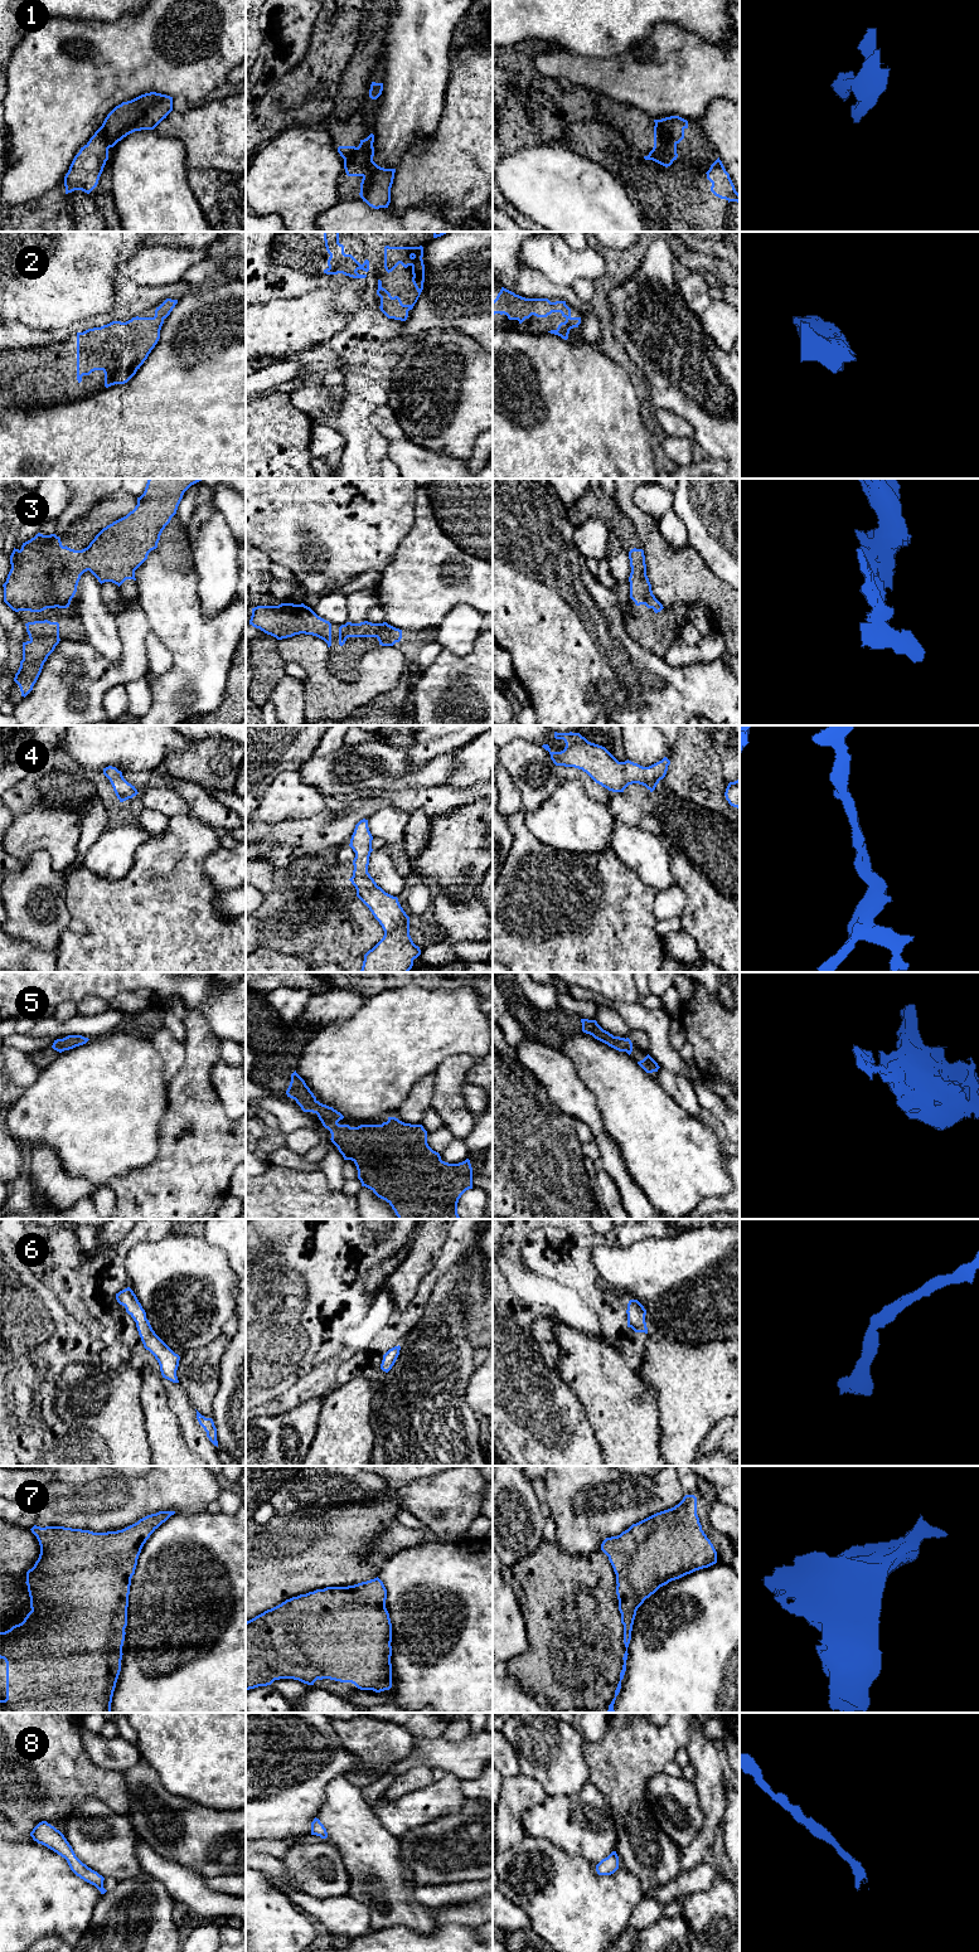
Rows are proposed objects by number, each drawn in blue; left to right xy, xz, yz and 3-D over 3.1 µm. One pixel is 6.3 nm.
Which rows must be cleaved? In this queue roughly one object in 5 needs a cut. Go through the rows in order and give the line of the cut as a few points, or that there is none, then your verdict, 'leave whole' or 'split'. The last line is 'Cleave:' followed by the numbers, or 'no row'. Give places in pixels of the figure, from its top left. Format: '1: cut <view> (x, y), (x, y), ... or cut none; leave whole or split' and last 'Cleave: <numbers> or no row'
1: cut yz (655, 124), (663, 140), (668, 145), (675, 146); split
2: cut none; leave whole
3: cut none; leave whole
4: cut none; leave whole
5: cut none; leave whole
6: cut none; leave whole
7: cut none; leave whole
8: cut none; leave whole
Cleave: 1

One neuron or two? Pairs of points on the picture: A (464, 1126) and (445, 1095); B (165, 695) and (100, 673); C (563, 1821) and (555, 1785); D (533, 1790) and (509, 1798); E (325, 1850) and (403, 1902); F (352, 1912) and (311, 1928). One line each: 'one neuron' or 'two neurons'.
A: one neuron
B: two neurons
C: two neurons
D: one neuron
E: two neurons
F: two neurons

